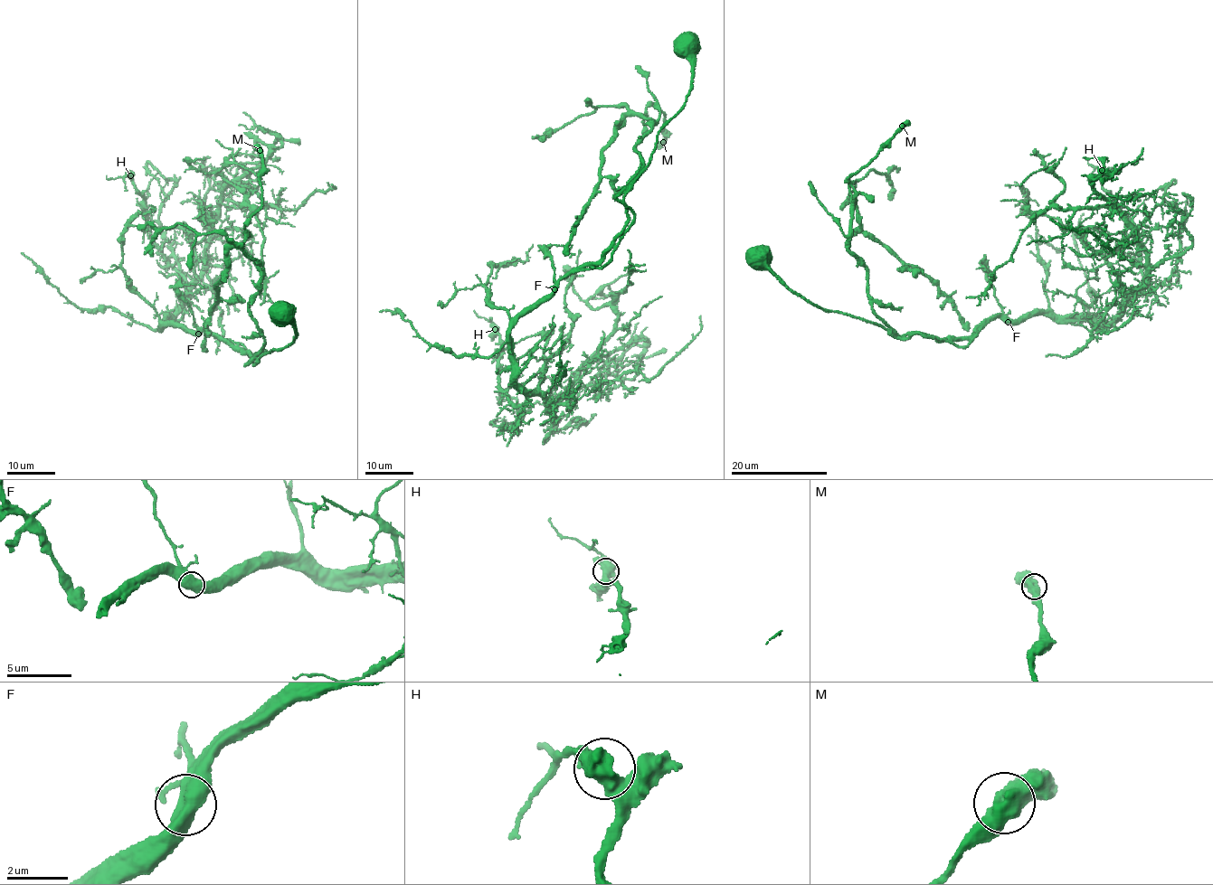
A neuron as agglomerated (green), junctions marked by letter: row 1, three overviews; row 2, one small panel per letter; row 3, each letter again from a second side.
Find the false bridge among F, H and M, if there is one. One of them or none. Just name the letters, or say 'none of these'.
none of these

